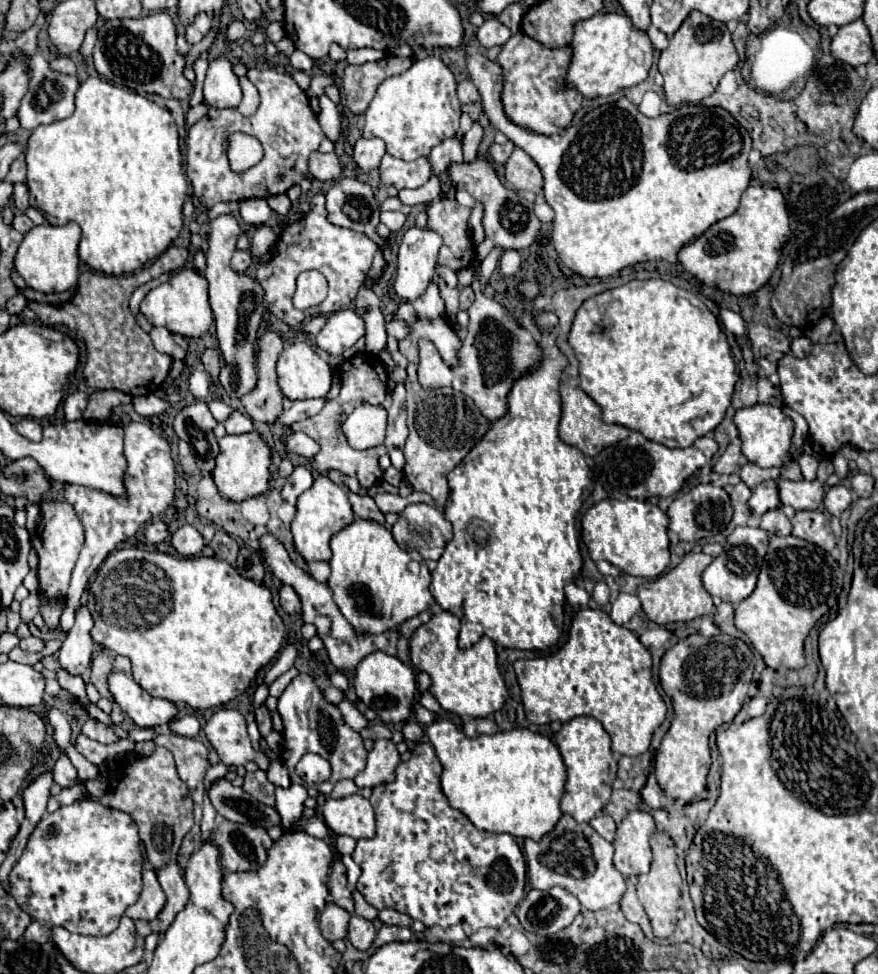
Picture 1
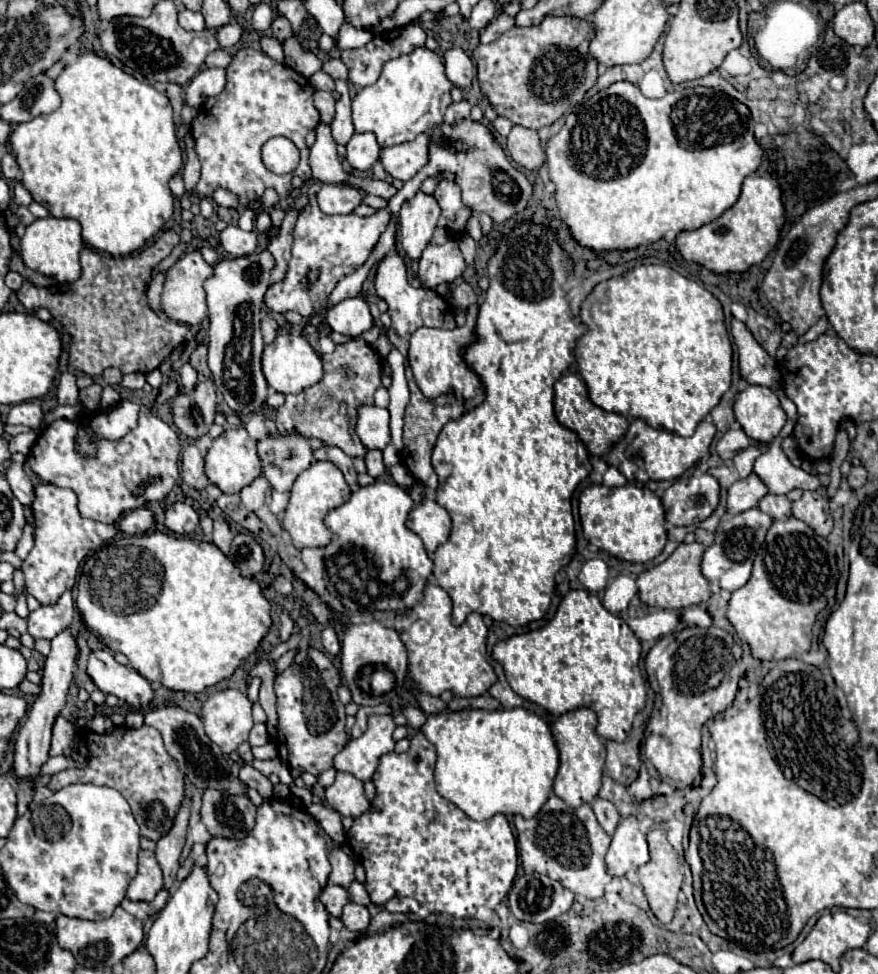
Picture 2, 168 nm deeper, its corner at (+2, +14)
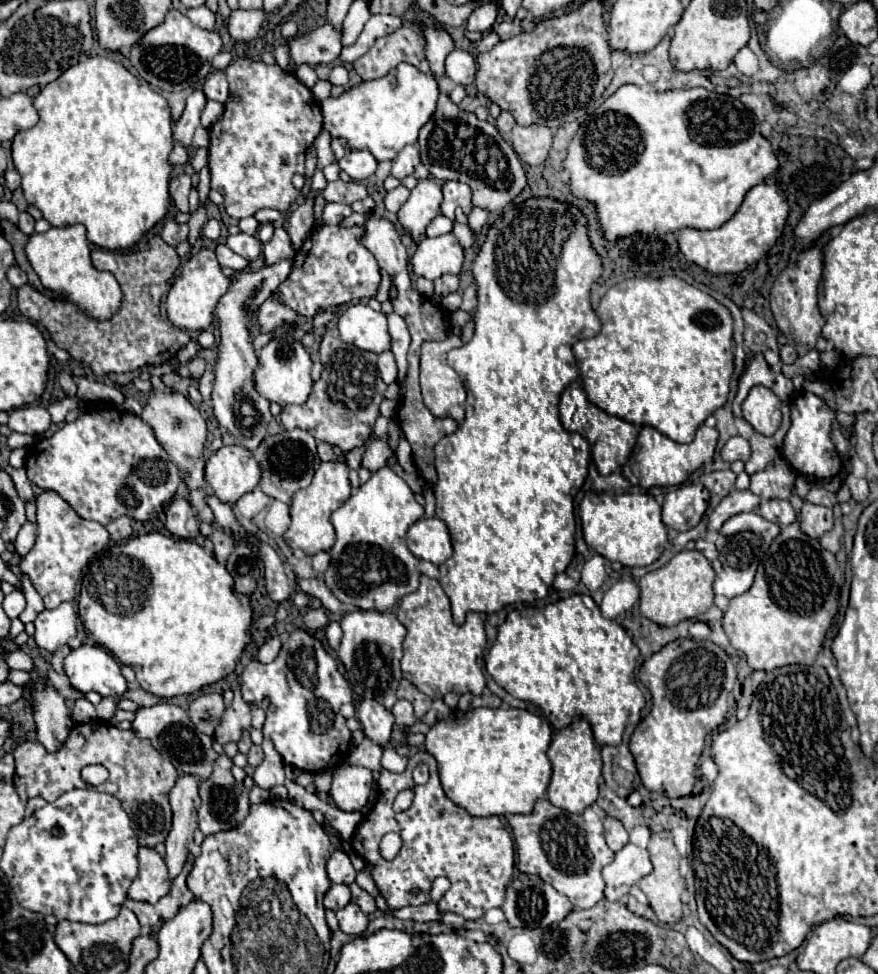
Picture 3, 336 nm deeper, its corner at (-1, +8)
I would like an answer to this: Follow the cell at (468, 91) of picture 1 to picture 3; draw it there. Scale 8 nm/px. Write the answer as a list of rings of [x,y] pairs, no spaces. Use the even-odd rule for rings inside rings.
[[[453,50],[447,56],[447,76],[457,82],[457,84],[473,84],[475,80],[475,72],[477,72],[477,64],[475,58],[469,52],[463,50]]]

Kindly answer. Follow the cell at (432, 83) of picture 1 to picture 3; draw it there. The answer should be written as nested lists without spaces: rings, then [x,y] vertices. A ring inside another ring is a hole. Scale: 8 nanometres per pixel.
[[[399,64],[383,78],[365,80],[345,90],[337,98],[329,96],[327,100],[323,100],[321,102],[323,128],[327,128],[333,138],[343,138],[349,150],[369,150],[377,162],[393,160],[403,146],[417,142],[417,134],[421,126],[429,122],[429,116],[433,114],[433,108],[437,106],[437,96],[439,96],[439,84],[433,74],[423,74],[411,64]]]

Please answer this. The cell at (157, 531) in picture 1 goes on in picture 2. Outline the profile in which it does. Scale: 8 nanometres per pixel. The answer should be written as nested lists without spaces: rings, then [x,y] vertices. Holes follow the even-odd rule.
[[[138,508],[122,516],[118,524],[126,534],[146,534],[154,526],[154,514],[148,508]]]

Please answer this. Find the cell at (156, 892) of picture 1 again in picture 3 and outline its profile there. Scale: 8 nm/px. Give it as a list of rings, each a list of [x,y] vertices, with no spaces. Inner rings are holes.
[[[139,848],[139,874],[129,888],[129,898],[155,904],[161,896],[169,894],[169,872],[163,858],[155,848]]]

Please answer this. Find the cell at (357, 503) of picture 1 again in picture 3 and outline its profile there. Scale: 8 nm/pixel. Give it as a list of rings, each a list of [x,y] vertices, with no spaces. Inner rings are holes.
[[[319,442],[317,444],[317,454],[319,454],[319,458],[321,460],[343,460],[343,456],[335,456],[333,454],[333,446],[331,444],[327,444],[327,442]]]

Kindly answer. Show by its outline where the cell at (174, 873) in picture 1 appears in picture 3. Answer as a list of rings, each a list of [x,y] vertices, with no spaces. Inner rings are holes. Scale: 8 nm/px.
[[[181,774],[169,792],[169,802],[173,808],[173,826],[165,840],[165,864],[169,868],[171,878],[175,878],[183,870],[183,864],[187,860],[187,846],[193,838],[193,832],[197,830],[197,810],[201,806],[197,786],[197,776]]]

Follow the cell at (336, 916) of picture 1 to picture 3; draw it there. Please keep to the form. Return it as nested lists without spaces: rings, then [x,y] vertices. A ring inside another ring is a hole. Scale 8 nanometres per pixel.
[[[331,884],[327,894],[325,894],[325,908],[331,910],[341,910],[351,902],[351,892],[347,884]]]

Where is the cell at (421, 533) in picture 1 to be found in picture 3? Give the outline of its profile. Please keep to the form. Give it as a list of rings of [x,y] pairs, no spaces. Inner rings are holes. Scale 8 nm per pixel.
[[[421,518],[413,524],[407,532],[407,546],[409,550],[427,562],[443,564],[451,554],[451,538],[445,528],[445,522],[439,518]]]

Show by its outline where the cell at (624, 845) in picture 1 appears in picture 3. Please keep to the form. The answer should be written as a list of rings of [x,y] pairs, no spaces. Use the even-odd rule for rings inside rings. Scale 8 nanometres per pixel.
[[[627,844],[615,854],[615,860],[603,868],[603,880],[605,880],[605,898],[609,902],[621,900],[629,888],[639,882],[645,874],[651,872],[651,860],[647,850]]]

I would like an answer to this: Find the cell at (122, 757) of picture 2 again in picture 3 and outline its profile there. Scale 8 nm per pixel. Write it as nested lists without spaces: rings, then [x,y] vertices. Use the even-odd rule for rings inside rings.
[[[93,722],[93,724],[75,724],[71,734],[61,744],[57,752],[47,752],[39,740],[21,744],[13,750],[15,756],[15,776],[13,786],[19,796],[27,798],[41,796],[47,802],[57,800],[63,792],[73,788],[87,788],[87,782],[81,780],[81,768],[87,764],[101,764],[109,770],[109,780],[97,786],[97,792],[109,792],[119,802],[121,808],[131,818],[131,828],[139,840],[139,846],[157,846],[167,838],[171,828],[171,806],[169,790],[177,780],[177,770],[169,760],[165,760],[149,740],[137,738],[131,730],[123,732],[113,724]]]

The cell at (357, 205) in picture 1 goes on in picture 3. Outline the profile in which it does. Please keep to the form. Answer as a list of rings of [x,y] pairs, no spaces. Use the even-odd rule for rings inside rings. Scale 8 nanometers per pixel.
[[[325,204],[323,208],[323,216],[321,222],[329,224],[329,226],[337,226],[343,218],[347,218],[351,214],[351,208],[347,204]]]

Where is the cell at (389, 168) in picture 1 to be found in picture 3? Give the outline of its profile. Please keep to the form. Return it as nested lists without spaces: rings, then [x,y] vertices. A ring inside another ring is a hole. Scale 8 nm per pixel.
[[[409,144],[409,146],[405,146],[405,148],[395,156],[391,174],[393,174],[397,180],[403,180],[405,176],[413,174],[417,162],[419,162],[419,148],[413,146],[413,144]]]

